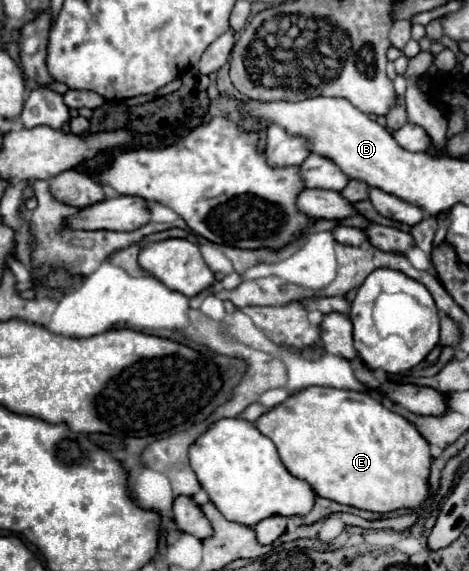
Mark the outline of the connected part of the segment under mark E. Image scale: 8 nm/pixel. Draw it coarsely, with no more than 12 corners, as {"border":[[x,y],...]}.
{"border":[[304,387],[260,415],[288,473],[376,513],[432,455],[372,393]]}

